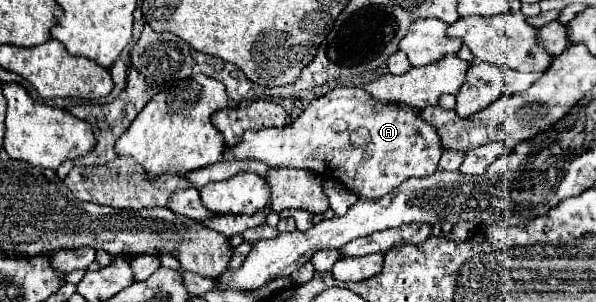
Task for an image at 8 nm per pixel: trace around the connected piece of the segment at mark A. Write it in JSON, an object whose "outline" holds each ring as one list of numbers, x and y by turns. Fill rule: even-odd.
{"outline":[[338,86,324,96,314,98,304,112,286,124,286,128,268,128,256,134,244,134,240,146,228,148,224,160,262,160,270,166,290,166,310,170,322,178,332,178,342,182,344,186,352,188,358,198,380,198,388,194,400,182,412,176,430,176,438,170,440,156,444,146,440,142,440,134,420,116,420,110,412,106,398,106,398,104,384,104,374,100,362,86]]}

